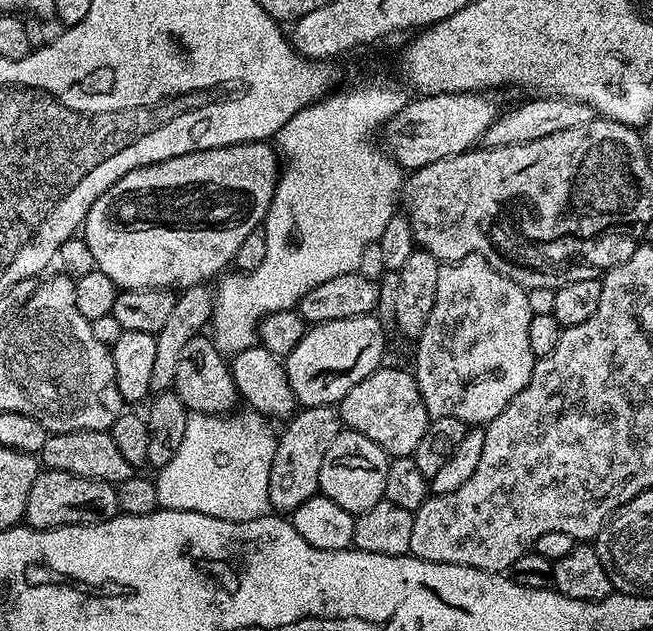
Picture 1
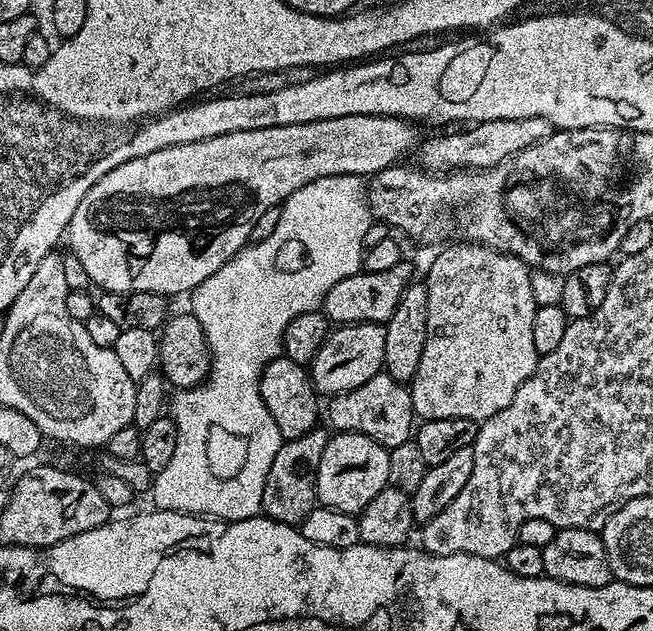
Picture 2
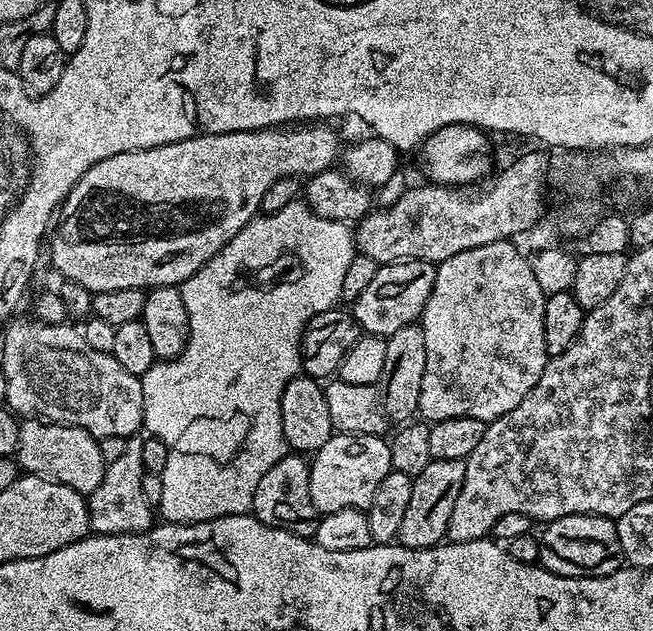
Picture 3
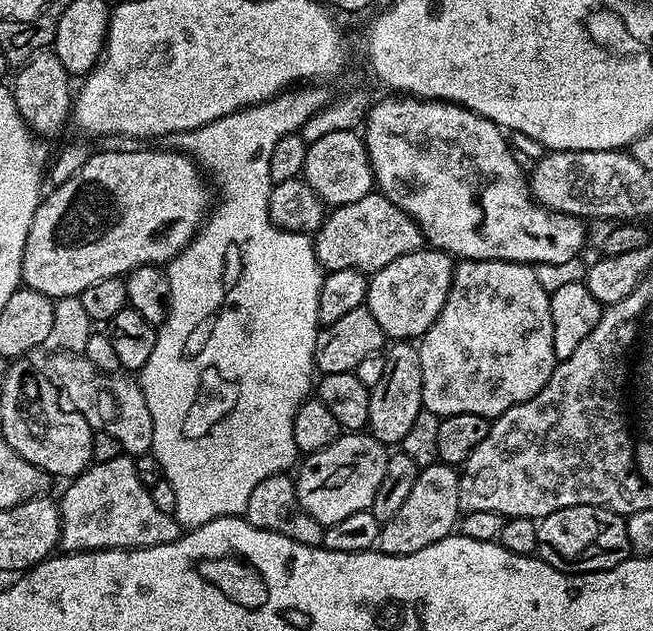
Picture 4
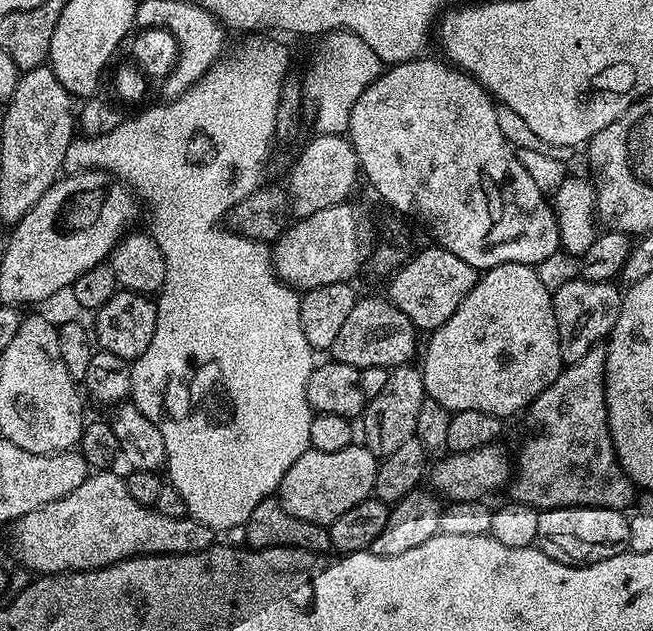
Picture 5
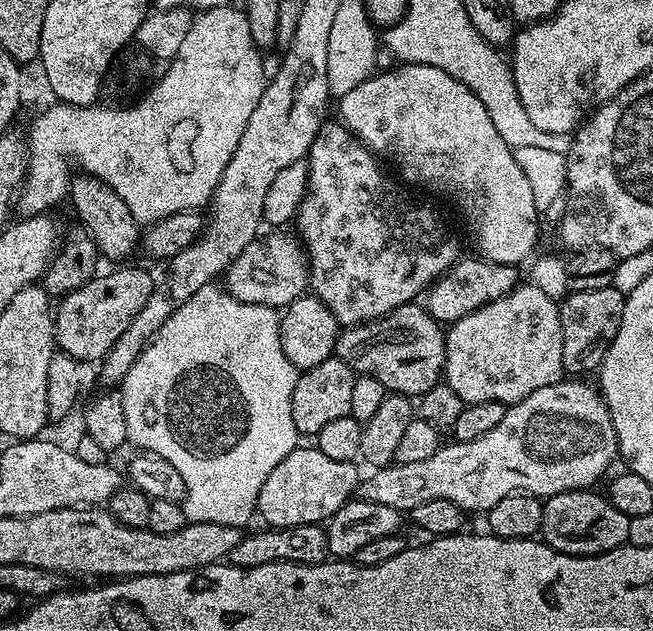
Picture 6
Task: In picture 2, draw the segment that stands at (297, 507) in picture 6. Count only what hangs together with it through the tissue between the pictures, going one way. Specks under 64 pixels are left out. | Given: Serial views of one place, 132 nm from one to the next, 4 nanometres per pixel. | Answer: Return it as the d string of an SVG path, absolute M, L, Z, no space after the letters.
M336 432L322 450L316 475L316 499L323 507L359 514L382 489L389 487L389 449L357 432Z

